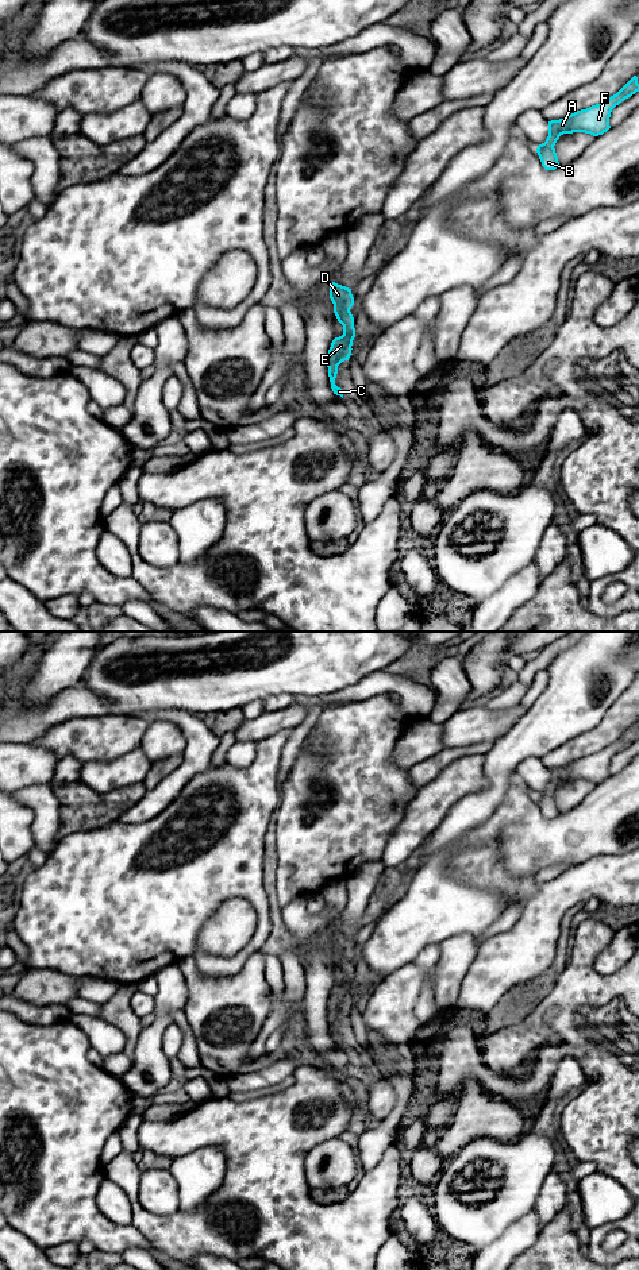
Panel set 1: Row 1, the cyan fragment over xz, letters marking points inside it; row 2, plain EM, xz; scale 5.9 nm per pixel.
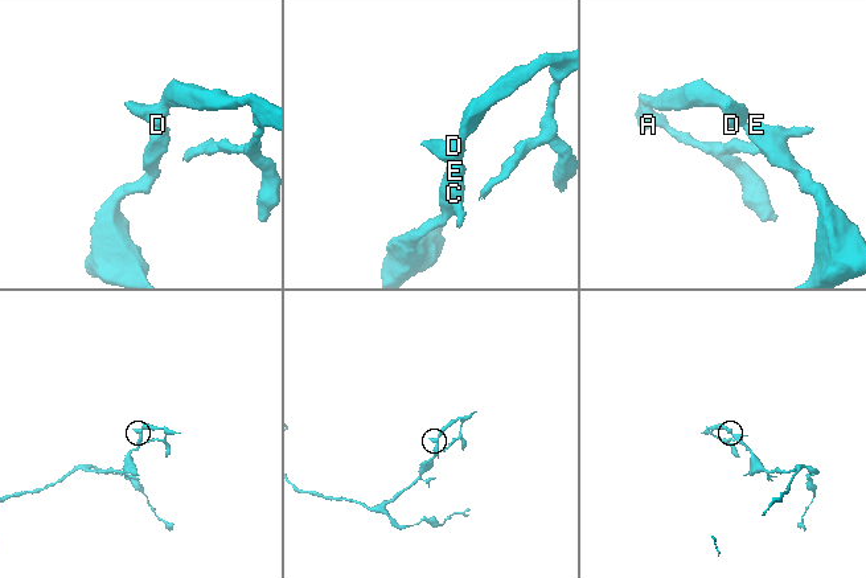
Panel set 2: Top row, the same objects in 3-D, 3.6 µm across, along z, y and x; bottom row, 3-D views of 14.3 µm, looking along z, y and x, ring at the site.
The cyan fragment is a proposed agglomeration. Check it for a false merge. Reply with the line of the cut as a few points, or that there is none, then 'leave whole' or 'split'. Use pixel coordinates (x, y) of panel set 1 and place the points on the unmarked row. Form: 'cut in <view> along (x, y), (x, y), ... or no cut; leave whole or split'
no cut; leave whole

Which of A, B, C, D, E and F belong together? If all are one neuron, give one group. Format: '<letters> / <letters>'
A B C D E F

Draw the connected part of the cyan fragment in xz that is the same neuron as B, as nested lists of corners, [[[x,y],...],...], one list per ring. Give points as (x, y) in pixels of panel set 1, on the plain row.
[[[634,723],[616,742],[600,752],[577,758],[563,767],[548,769],[548,784],[536,796],[542,814],[546,818],[555,818],[559,814],[554,794],[561,783],[585,780],[598,784],[607,780],[611,776],[612,757],[636,740],[639,740],[639,731],[638,725]]]

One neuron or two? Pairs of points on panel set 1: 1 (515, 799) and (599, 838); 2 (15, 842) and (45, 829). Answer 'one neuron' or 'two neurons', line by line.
1: one neuron
2: two neurons

